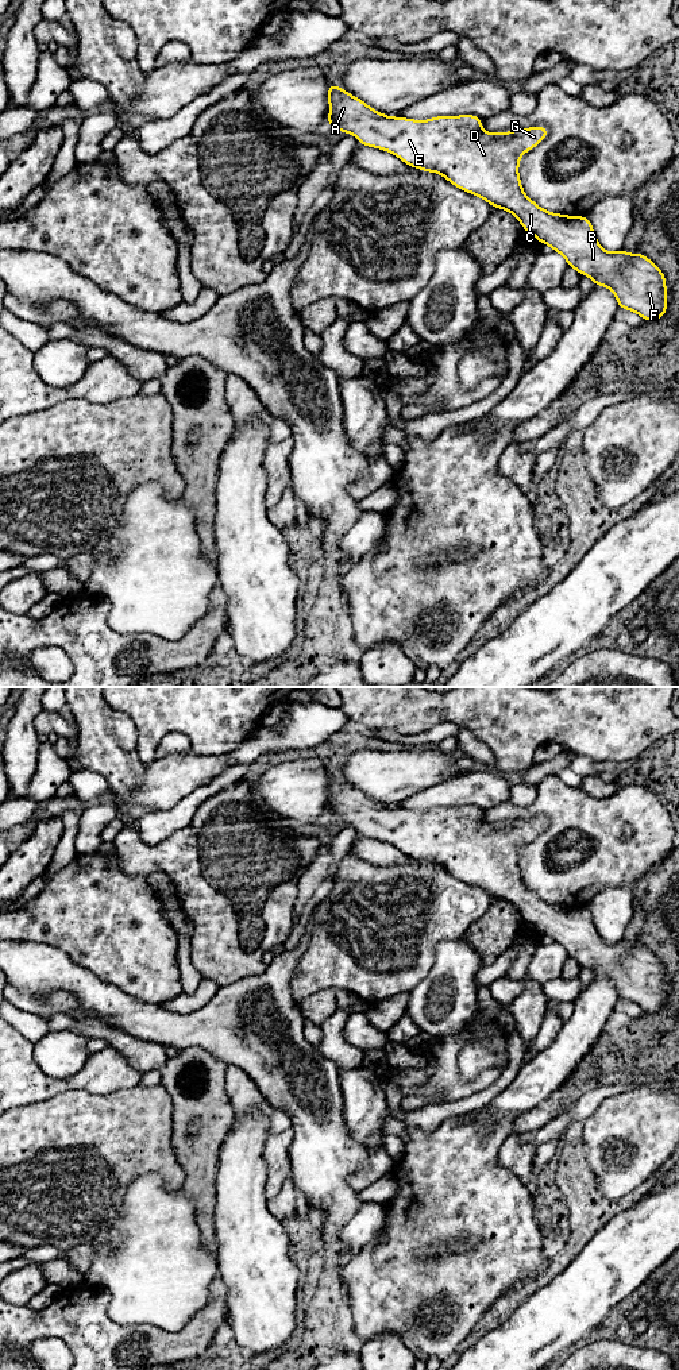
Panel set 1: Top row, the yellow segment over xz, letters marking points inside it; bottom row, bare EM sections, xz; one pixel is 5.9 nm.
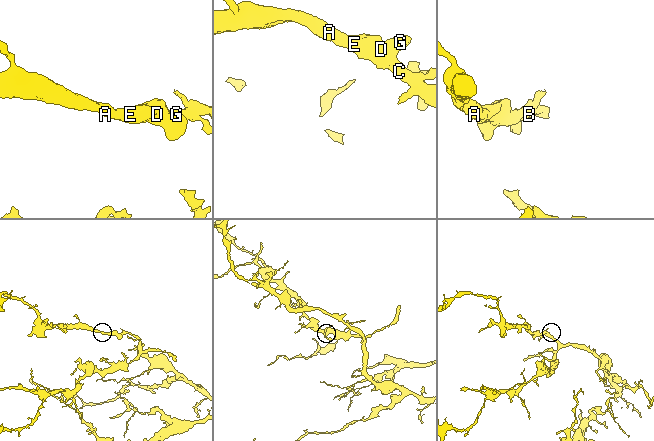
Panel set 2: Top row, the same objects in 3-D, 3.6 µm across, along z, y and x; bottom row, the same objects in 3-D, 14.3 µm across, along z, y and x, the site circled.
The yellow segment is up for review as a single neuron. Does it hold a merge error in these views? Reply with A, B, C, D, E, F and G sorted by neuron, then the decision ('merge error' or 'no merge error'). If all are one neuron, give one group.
A B C D E F G | no merge error

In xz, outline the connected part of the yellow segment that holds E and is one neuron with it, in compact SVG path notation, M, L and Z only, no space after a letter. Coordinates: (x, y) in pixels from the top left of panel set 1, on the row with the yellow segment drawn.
M332 82L328 85L328 103L328 127L354 134L359 144L389 151L410 167L439 173L454 186L483 198L493 208L513 213L522 224L524 232L535 235L541 244L548 244L562 254L568 267L590 277L594 286L609 287L618 308L632 310L645 321L656 321L666 314L666 277L649 258L640 252L630 255L625 250L607 252L598 243L586 216L552 213L525 196L518 175L520 157L548 136L547 127L491 134L482 131L482 119L475 115L436 116L429 120L389 117Z

